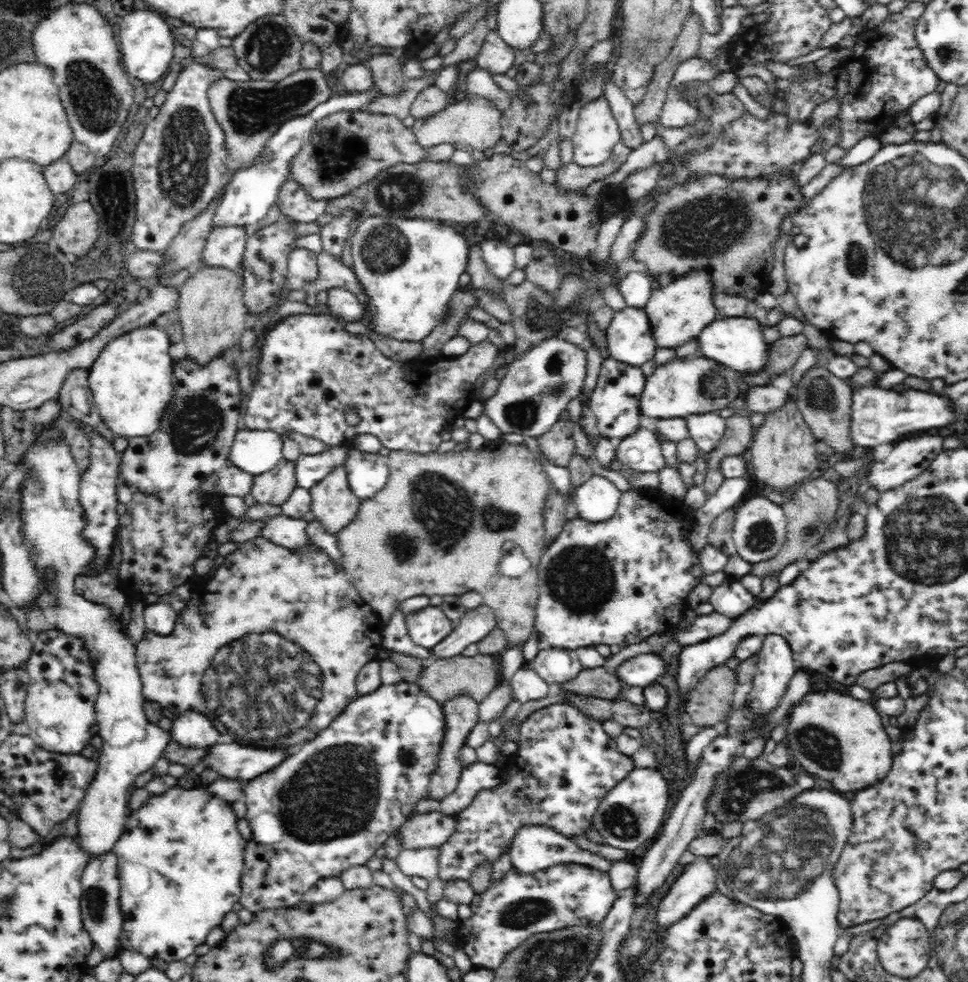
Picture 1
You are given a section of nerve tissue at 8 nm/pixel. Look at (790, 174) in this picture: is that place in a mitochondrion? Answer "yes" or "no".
no

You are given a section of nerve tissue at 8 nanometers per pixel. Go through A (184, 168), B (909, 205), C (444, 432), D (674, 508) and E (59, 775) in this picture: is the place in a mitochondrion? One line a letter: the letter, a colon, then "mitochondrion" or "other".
A: mitochondrion
B: mitochondrion
C: other
D: other
E: other

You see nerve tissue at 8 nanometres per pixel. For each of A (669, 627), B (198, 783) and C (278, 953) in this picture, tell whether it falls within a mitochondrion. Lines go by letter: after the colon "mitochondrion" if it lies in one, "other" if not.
A: other
B: other
C: mitochondrion

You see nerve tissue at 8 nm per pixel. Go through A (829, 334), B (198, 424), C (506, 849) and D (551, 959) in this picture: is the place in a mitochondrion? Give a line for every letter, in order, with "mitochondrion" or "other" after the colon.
A: other
B: mitochondrion
C: other
D: mitochondrion

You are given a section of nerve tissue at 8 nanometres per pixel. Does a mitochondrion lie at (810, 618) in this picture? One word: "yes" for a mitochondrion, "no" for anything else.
no

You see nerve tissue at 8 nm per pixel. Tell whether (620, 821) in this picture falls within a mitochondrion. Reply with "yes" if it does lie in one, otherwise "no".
yes

